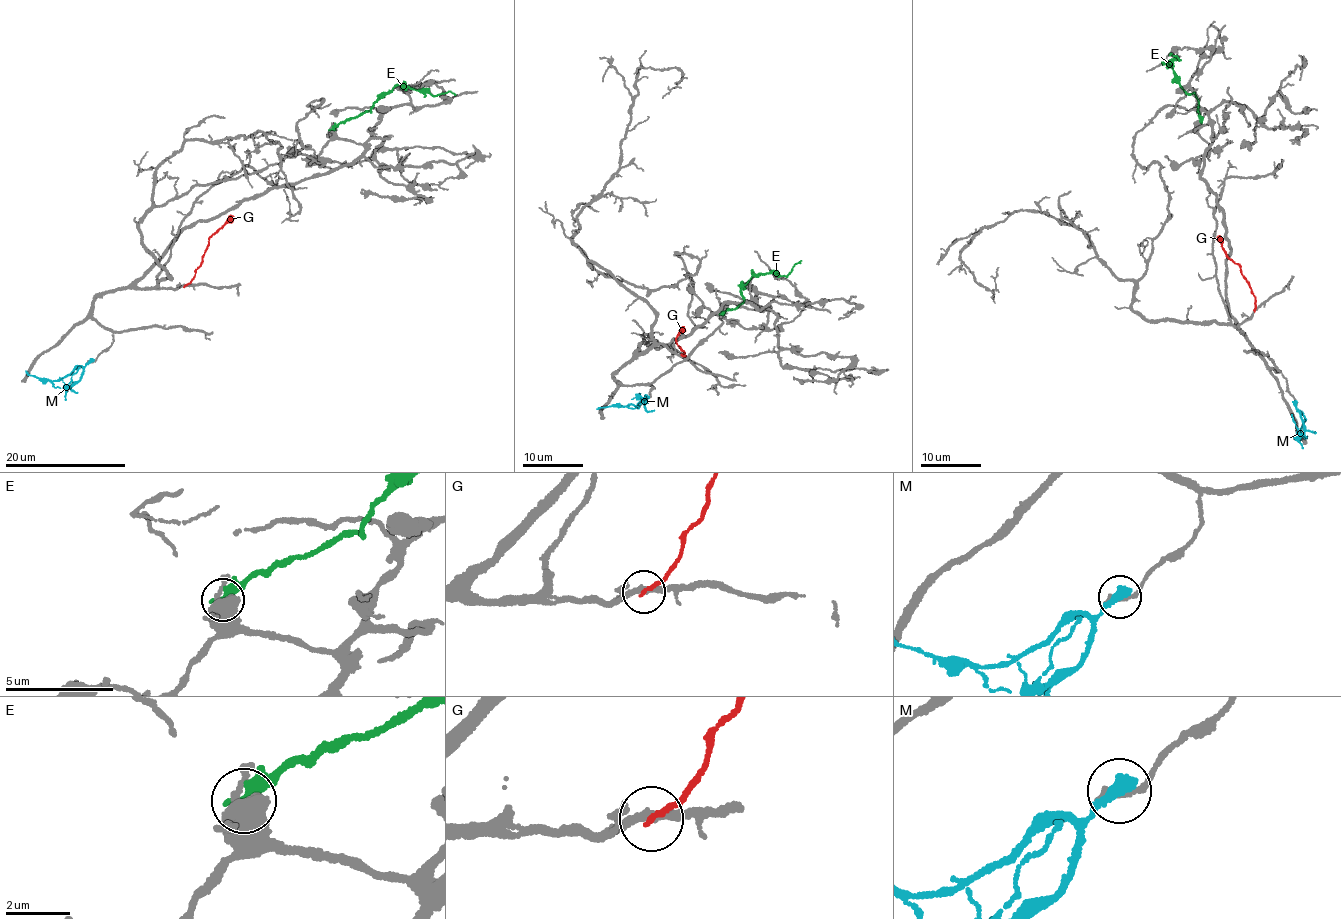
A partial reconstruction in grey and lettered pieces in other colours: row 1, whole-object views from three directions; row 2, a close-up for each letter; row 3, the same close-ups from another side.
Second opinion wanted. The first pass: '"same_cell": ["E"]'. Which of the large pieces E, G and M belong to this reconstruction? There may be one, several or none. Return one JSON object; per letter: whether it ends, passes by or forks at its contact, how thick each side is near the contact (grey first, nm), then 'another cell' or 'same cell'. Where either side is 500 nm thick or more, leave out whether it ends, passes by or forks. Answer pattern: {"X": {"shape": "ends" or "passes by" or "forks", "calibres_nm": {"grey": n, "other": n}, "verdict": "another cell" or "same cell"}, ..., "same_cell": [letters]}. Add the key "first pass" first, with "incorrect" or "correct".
{"first pass": "incorrect", "E": {"shape": "ends", "calibres_nm": {"grey": 360, "other": 480}, "verdict": "another cell"}, "G": {"shape": "ends", "calibres_nm": {"grey": 240, "other": 180}, "verdict": "another cell"}, "M": {"shape": "ends", "calibres_nm": {"grey": 220, "other": 440}, "verdict": "another cell"}, "same_cell": []}

